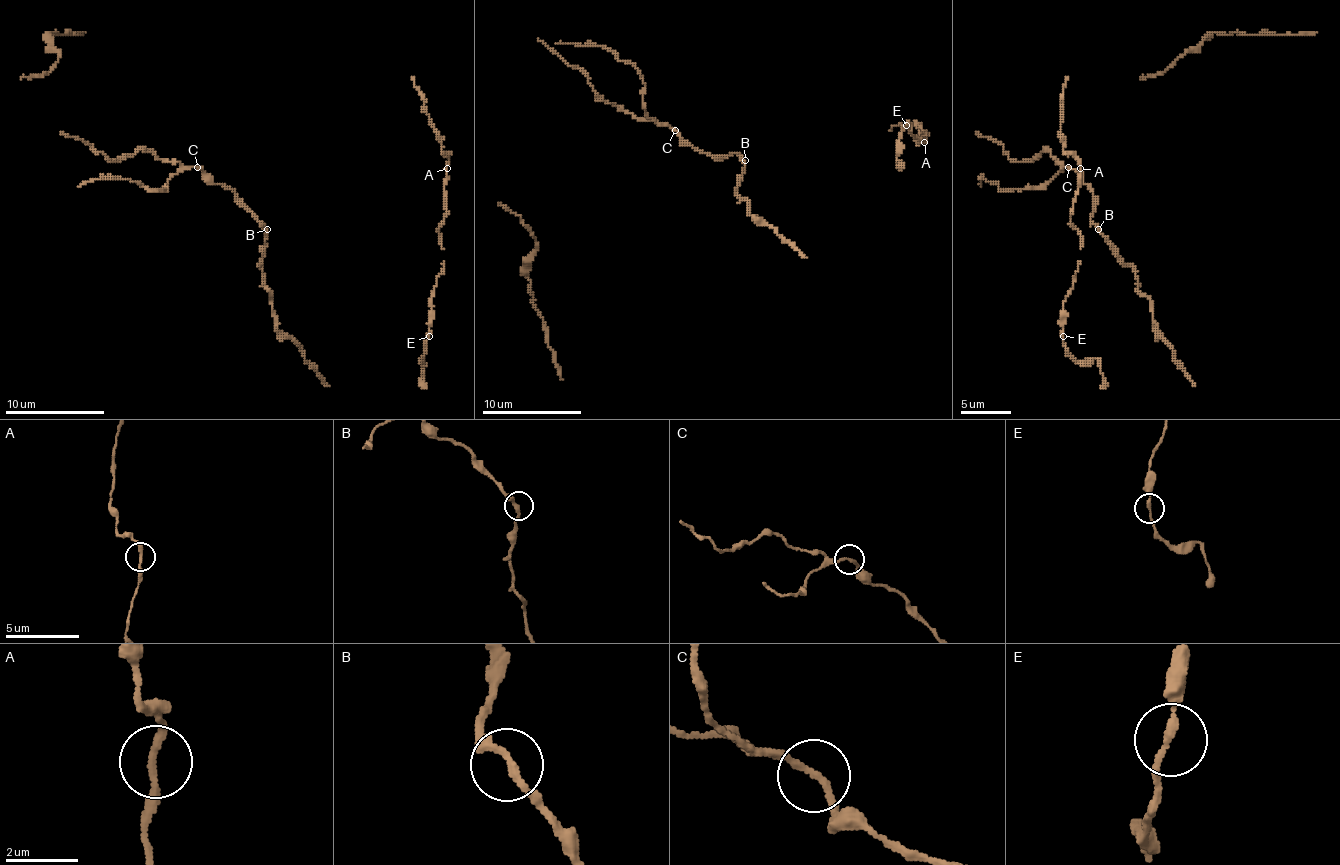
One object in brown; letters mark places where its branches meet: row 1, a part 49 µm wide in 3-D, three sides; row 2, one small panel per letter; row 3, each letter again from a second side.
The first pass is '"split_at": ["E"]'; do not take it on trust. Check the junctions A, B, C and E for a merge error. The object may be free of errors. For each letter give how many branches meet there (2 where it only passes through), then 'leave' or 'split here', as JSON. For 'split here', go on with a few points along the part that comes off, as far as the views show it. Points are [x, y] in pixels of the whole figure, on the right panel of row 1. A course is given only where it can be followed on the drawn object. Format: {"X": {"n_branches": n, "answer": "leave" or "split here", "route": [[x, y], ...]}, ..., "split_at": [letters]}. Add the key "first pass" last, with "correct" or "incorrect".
{"A": {"n_branches": 2, "answer": "leave"}, "B": {"n_branches": 2, "answer": "leave"}, "C": {"n_branches": 2, "answer": "leave"}, "E": {"n_branches": 2, "answer": "leave"}, "split_at": [], "first pass": "incorrect"}

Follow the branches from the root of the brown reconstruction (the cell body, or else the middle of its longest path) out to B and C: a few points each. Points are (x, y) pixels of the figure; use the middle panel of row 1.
B: (722, 155), (737, 153), (745, 160)
C: (722, 155), (710, 155), (692, 148), (675, 130)

